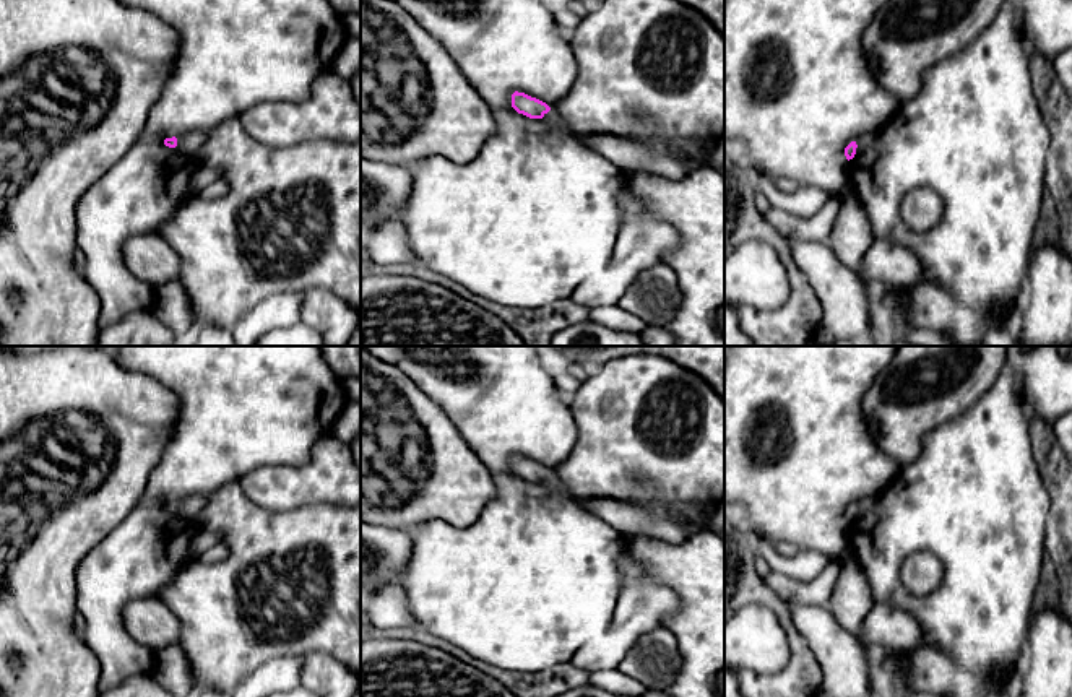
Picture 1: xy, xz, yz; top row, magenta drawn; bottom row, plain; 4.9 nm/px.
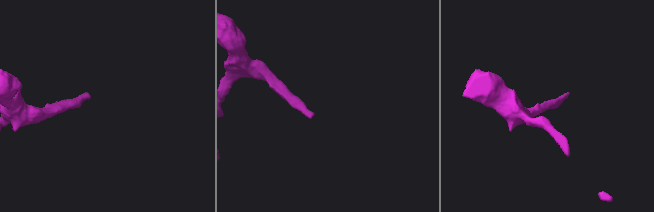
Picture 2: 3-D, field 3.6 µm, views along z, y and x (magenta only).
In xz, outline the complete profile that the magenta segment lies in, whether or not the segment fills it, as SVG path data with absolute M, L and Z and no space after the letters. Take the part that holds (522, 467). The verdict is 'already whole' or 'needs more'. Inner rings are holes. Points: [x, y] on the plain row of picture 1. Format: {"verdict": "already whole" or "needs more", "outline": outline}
{"verdict": "needs more", "outline": "M515 455L512 458L512 471L530 483L542 483L549 491L557 492L570 500L573 500L577 505L580 505L583 510L590 512L590 502L588 497L581 497L577 494L572 494L562 479L554 473L549 471L546 466L531 461L525 457Z"}

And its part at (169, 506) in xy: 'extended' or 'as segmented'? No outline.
extended

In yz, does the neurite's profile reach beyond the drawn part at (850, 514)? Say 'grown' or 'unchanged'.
grown

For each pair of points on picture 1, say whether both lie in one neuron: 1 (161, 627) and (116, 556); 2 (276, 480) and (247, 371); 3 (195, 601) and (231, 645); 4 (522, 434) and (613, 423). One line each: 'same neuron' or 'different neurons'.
1: different neurons
2: different neurons
3: same neuron
4: different neurons

